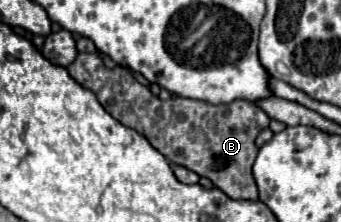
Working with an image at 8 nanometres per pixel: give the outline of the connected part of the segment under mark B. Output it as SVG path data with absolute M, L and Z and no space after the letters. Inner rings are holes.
M78 53L68 65L68 73L86 89L90 89L100 105L122 125L142 133L150 145L170 163L182 165L200 177L210 179L220 191L232 199L258 199L258 187L252 175L258 147L254 139L268 127L270 117L264 109L250 101L234 101L226 105L208 105L204 101L170 97L160 101L148 87L140 85L124 67L108 69L98 53ZM198 115L198 129L196 129Z

